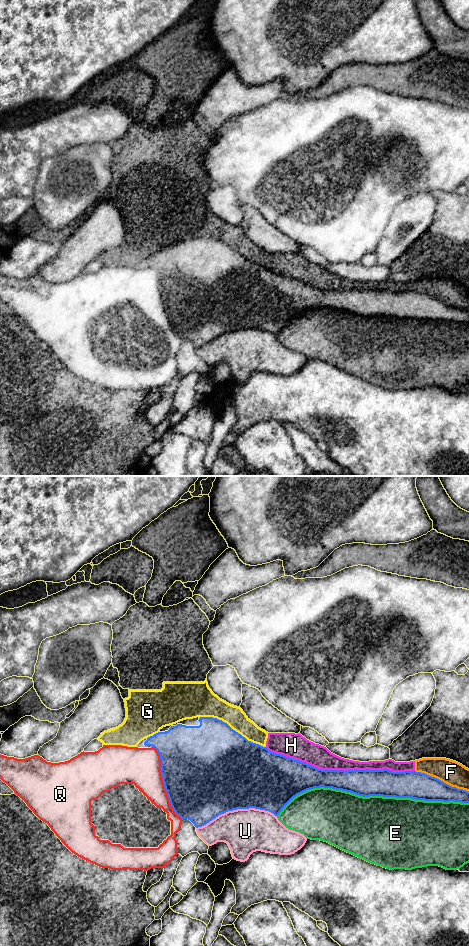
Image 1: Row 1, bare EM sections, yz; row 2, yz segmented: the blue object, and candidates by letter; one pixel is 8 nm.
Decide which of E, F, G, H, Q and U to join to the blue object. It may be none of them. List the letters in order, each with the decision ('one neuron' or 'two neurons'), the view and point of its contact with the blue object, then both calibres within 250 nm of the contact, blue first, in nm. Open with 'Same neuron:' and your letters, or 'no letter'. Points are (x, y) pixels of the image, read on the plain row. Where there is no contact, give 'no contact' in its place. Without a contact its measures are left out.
Same neuron: no letter
E: two neurons; meets blue in yz at (371, 315); 220 nm thick on the blue side, 480 nm on the other
F: two neurons; meets blue in yz at (442, 301); 220 nm thick on the blue side, 190 nm on the other
G: two neurons; meets blue in yz at (231, 248); 500 nm thick on the blue side, 190 nm on the other
H: two neurons; meets blue in yz at (340, 290); 220 nm thick on the blue side, 180 nm on the other
Q: two neurons; meets blue in yz at (163, 302); 500 nm thick on the blue side, 300 nm on the other
U: two neurons; meets blue in yz at (236, 329); 500 nm thick on the blue side, 360 nm on the other

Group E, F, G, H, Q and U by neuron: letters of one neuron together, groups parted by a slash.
E / F G H / Q / U

